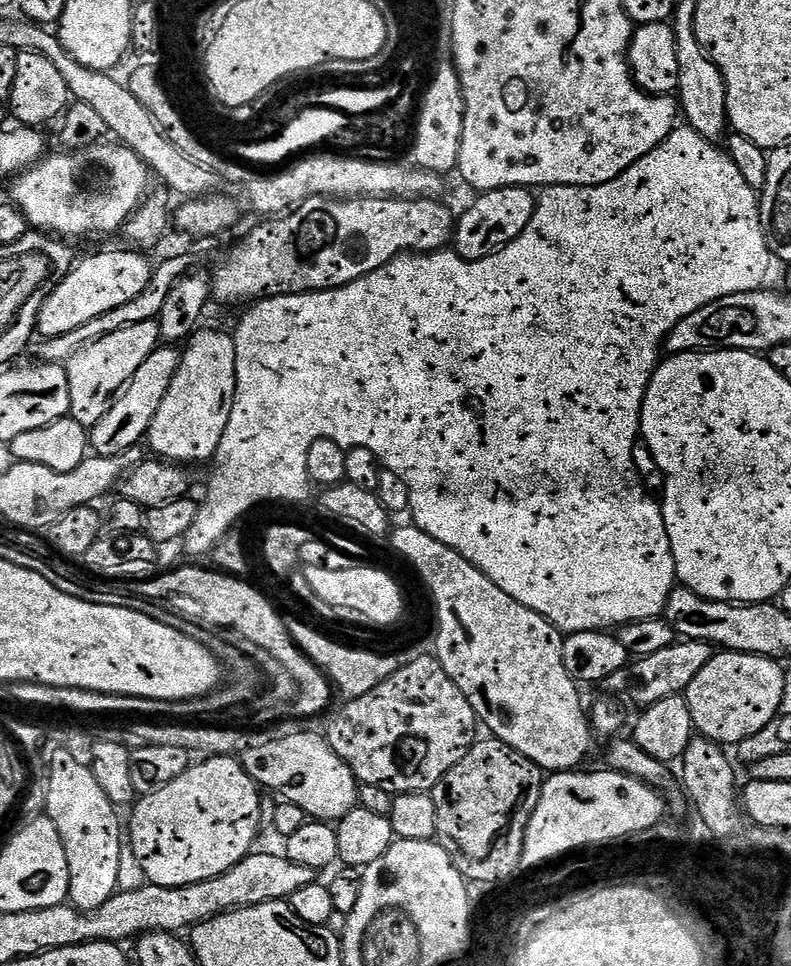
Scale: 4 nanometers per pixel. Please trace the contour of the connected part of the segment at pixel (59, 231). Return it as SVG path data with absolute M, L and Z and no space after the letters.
M108 143L90 144L79 150L60 150L64 152L49 155L35 168L15 177L11 185L11 203L22 209L33 229L60 238L108 236L123 229L149 195L150 169L143 158L126 145Z

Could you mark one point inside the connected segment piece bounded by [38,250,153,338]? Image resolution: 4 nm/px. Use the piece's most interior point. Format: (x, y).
(103, 282)

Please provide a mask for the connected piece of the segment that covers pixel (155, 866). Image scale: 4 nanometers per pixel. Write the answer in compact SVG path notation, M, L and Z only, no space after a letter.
M209 755L204 758L201 764L193 763L186 770L186 774L182 774L182 778L174 778L174 782L170 782L170 786L162 786L162 790L158 790L149 796L141 796L135 801L132 812L132 848L130 844L130 852L136 855L136 860L140 863L140 868L144 871L144 880L149 884L157 884L158 886L166 886L167 888L181 888L187 884L194 882L206 882L210 878L214 878L218 874L222 874L226 870L233 868L235 864L249 855L253 851L256 836L261 835L260 830L260 799L262 797L261 789L252 780L250 774L244 769L243 763L239 759L229 756Z

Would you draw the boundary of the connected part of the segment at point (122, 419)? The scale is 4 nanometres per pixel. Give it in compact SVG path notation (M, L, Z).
M157 346L150 358L138 366L123 393L116 397L106 418L91 425L90 448L95 455L123 456L147 437L150 422L154 422L154 414L158 414L158 406L162 406L162 398L166 398L166 390L170 390L170 382L174 382L174 374L180 365L181 353L176 351L172 346Z

